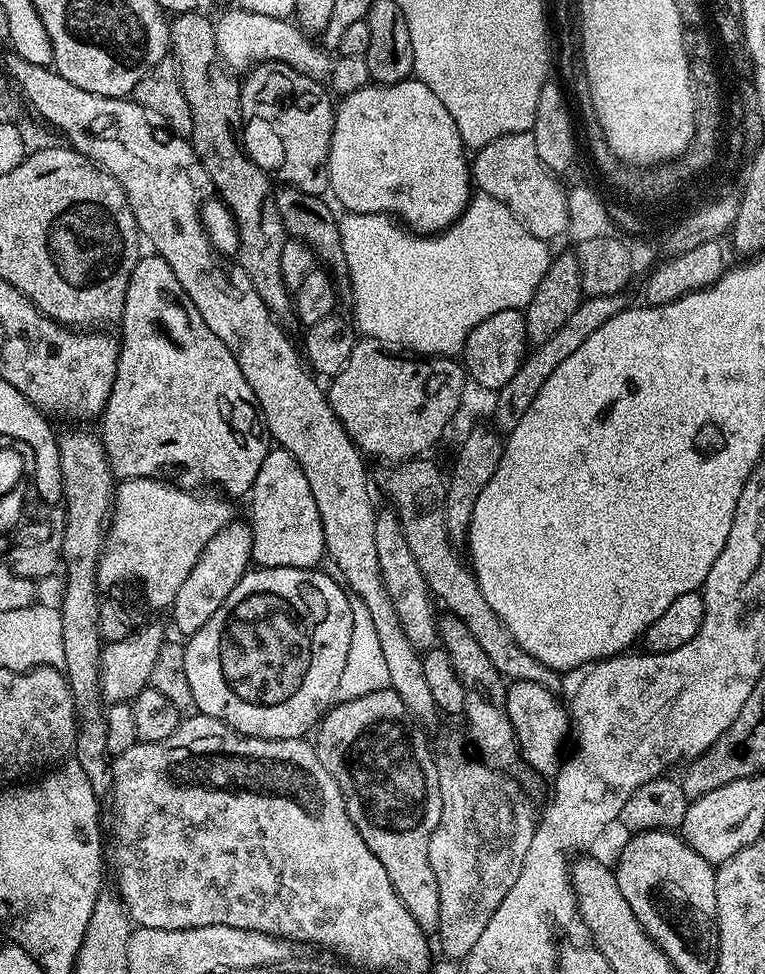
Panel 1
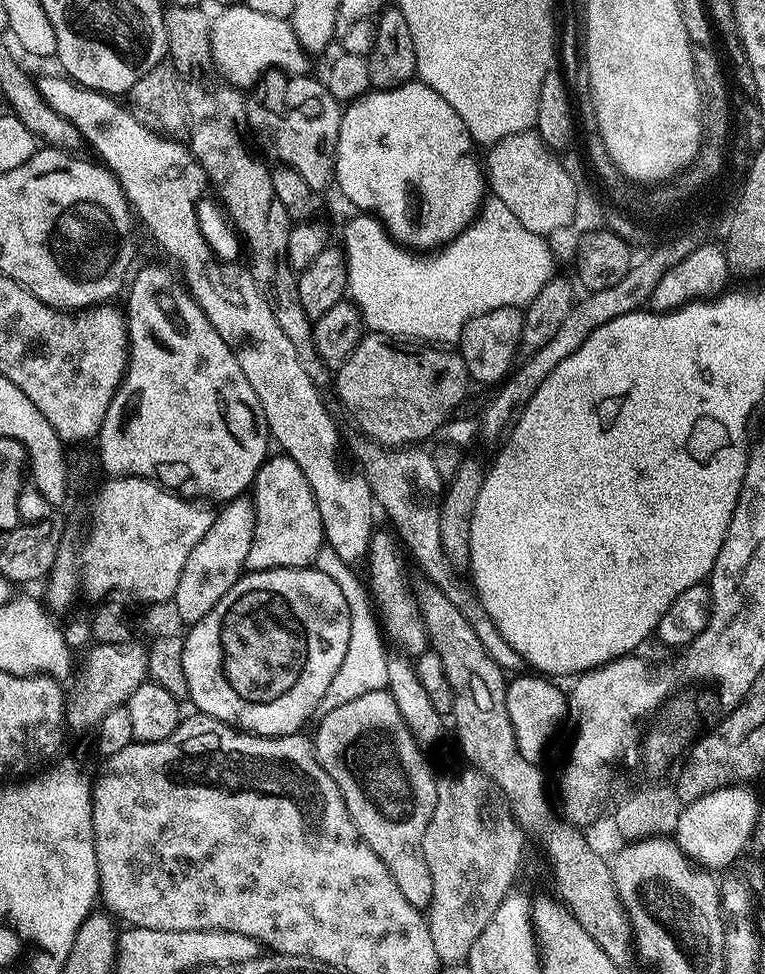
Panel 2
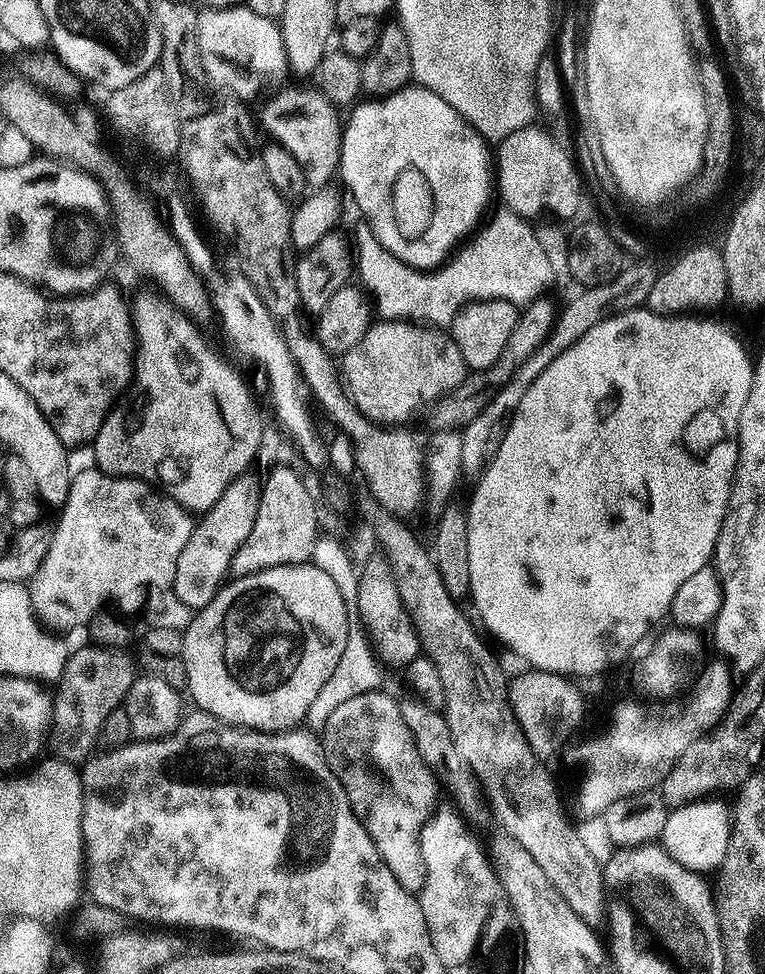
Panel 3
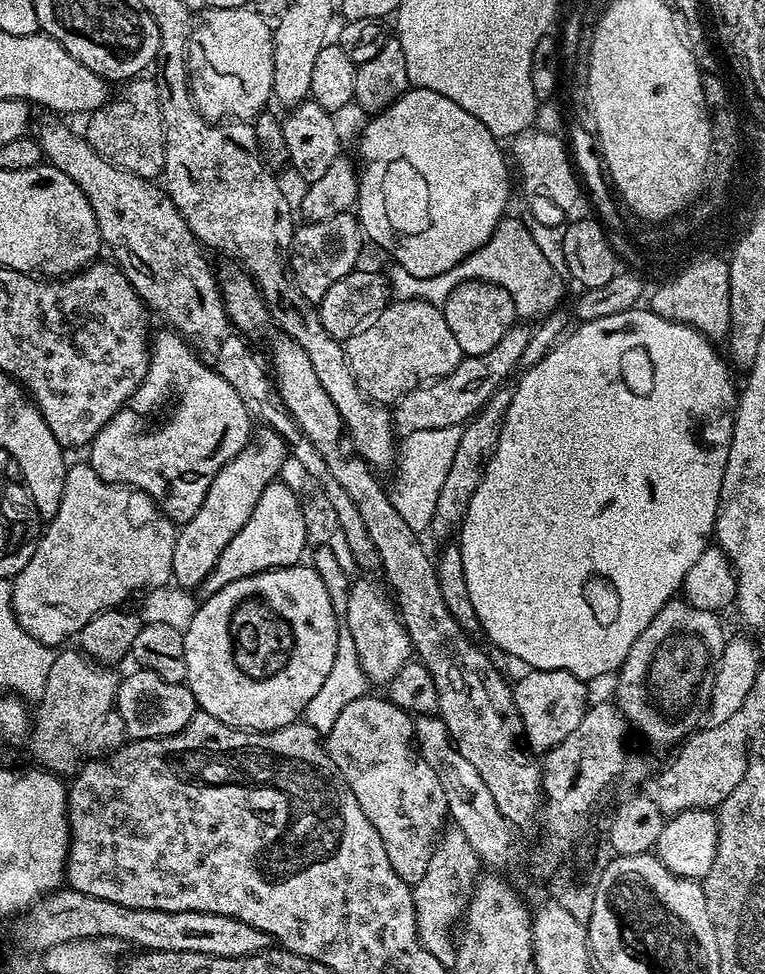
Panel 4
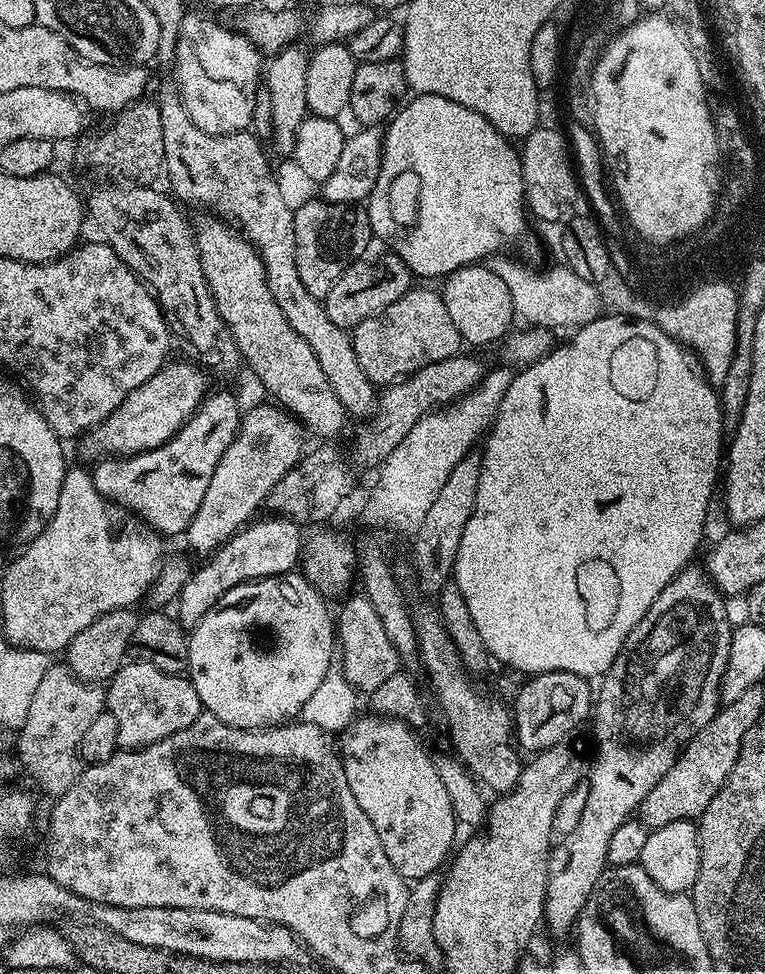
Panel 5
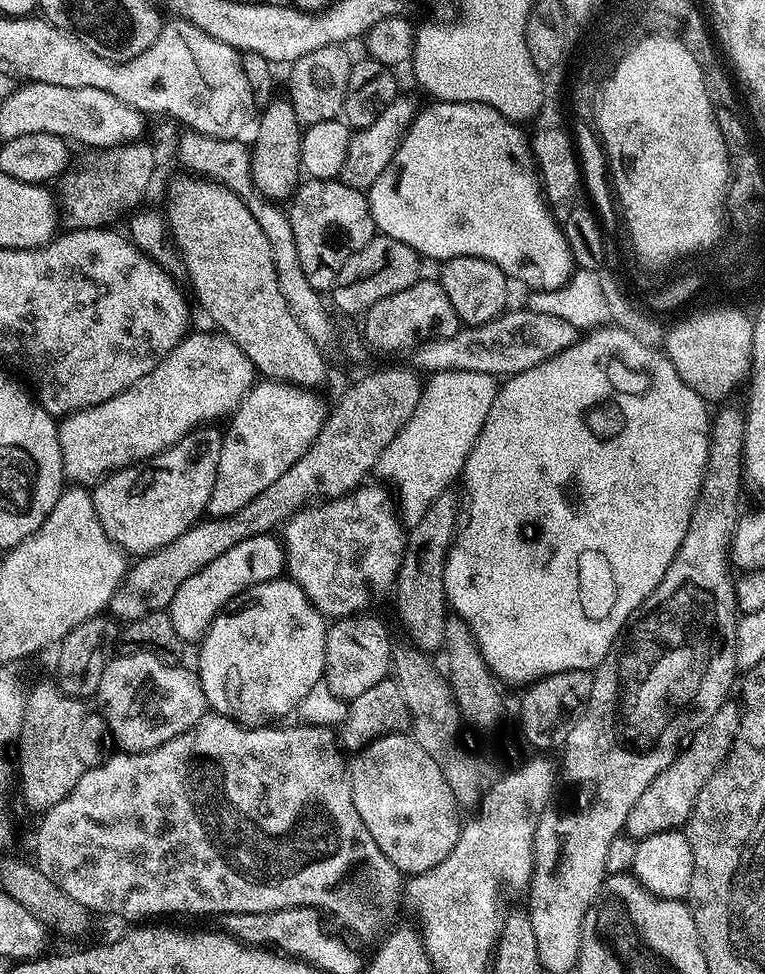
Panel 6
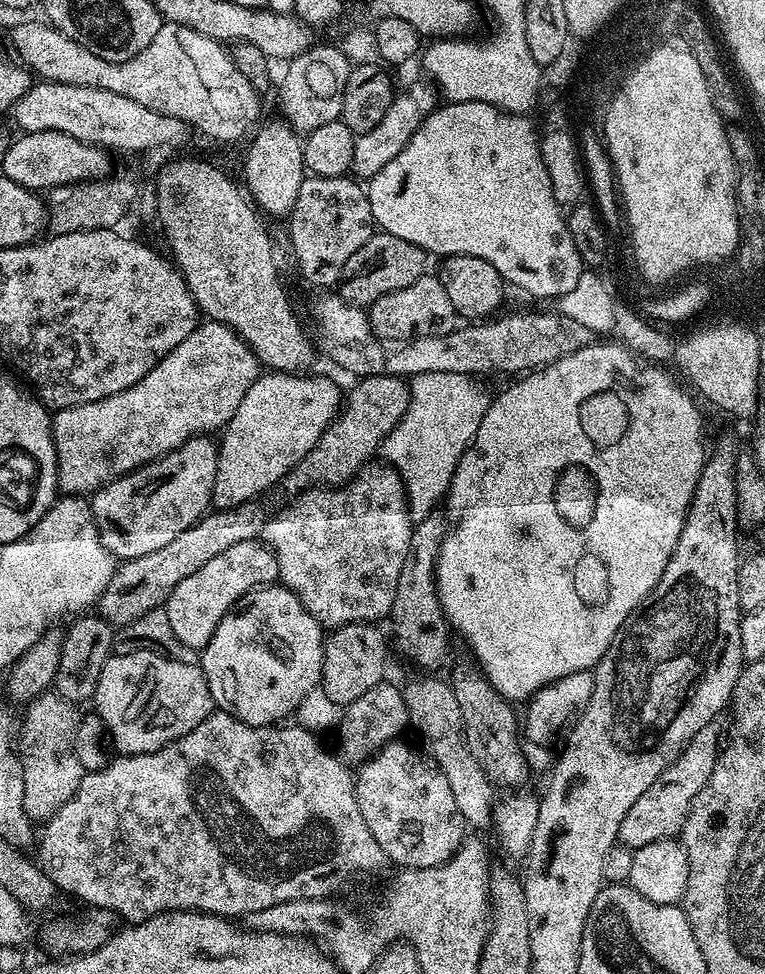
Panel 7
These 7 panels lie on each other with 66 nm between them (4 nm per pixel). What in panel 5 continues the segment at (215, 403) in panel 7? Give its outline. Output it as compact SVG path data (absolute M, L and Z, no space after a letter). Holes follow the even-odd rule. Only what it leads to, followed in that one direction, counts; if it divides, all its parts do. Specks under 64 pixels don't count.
M180 360L177 364L172 363L165 363L164 367L158 370L158 374L154 374L154 378L142 382L142 386L138 386L138 390L131 392L122 402L122 406L118 406L118 410L109 414L92 431L84 433L82 443L92 458L104 458L109 454L119 458L121 456L136 456L139 452L149 452L151 448L157 448L167 442L196 413L209 391L208 384L204 381L205 369L196 362L187 364L186 361Z

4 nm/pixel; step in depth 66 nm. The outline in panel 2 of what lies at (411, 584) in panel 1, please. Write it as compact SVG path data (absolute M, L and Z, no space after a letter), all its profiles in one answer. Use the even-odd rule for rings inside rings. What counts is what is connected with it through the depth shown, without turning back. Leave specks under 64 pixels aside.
M380 530L373 531L372 540L368 544L368 580L366 576L366 588L370 593L370 600L374 605L374 612L378 617L383 635L389 641L397 640L404 644L403 651L413 657L421 656L428 648L428 635L424 633L424 624L418 619L414 611L413 601L410 599L410 588L404 585L404 572L400 569L400 558L396 554L396 548L386 533Z

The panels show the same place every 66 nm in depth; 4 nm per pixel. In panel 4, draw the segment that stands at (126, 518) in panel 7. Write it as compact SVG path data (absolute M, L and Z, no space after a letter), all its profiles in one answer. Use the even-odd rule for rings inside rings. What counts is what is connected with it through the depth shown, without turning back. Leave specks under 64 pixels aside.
M163 330L151 337L150 351L148 354L148 369L146 370L146 378L138 386L138 390L132 396L130 406L125 406L119 412L114 414L114 418L110 418L110 422L106 422L106 426L102 426L102 430L91 442L90 447L87 449L88 456L86 456L87 463L92 465L94 474L98 474L98 478L102 478L111 484L126 484L130 488L136 489L137 492L144 492L152 500L160 505L160 511L168 516L177 525L182 526L190 518L194 518L194 514L198 514L198 506L202 506L202 502L206 498L206 494L210 490L210 482L214 482L214 478L218 474L218 470L222 470L222 466L226 466L245 446L248 445L249 438L252 437L254 431L254 416L249 412L247 406L242 404L242 399L238 396L233 386L226 382L213 368L207 368L200 359L195 348L188 343L185 337L181 336L179 332L171 330ZM173 392L177 396L176 409L168 416L168 421L165 422L161 428L152 428L147 432L144 429L144 420L136 412L152 412L155 408L160 407L164 399Z

